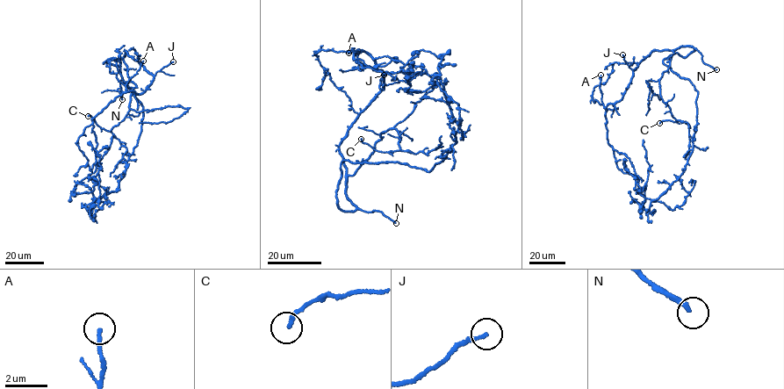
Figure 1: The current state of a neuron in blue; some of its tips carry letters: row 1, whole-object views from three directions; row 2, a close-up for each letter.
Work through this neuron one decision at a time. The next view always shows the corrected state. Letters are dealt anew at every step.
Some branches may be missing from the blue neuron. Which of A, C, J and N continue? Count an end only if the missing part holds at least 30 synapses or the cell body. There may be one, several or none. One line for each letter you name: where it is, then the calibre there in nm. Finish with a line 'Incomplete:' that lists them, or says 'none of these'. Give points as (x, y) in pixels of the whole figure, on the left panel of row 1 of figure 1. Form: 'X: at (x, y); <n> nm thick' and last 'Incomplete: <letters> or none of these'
N: at (122, 99); 220 nm thick
Incomplete: N

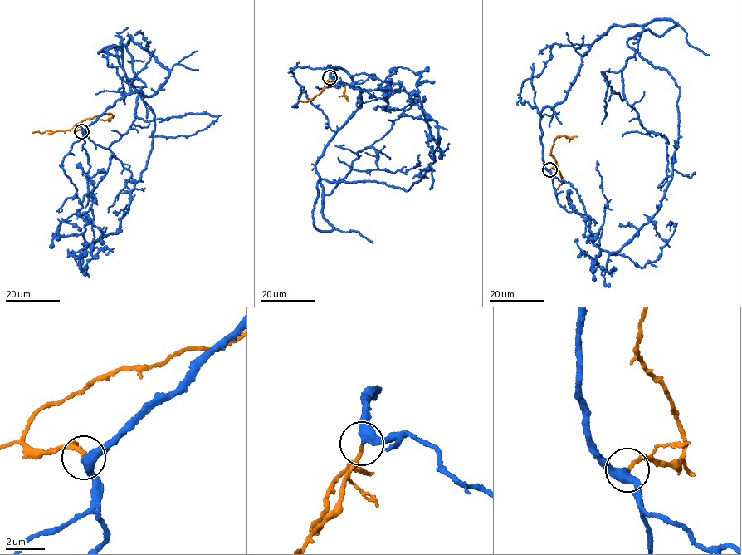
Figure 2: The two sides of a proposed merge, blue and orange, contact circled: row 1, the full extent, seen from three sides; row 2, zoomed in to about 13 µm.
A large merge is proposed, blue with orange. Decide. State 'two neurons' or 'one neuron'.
one neuron

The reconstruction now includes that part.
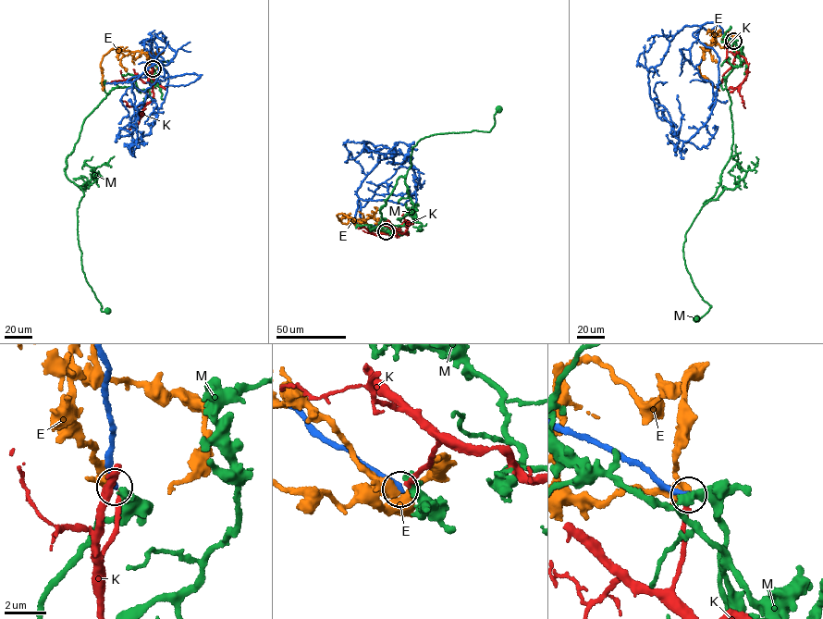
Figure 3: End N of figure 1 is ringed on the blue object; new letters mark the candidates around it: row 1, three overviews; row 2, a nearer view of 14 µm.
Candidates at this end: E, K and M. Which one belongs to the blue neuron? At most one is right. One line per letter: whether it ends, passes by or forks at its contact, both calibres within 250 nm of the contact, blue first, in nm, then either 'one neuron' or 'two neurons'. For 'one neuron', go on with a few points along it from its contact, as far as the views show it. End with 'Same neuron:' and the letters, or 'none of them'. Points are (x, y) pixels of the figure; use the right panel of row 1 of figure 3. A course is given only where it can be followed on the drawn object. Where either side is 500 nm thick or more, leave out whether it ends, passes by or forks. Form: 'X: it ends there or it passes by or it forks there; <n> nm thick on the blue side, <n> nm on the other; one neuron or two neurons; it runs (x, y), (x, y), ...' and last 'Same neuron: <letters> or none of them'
E: 360 nm thick on the blue side, 700 nm on the other; two neurons
K: it ends there; 260 nm thick on the blue side, 240 nm on the other; two neurons
M: it ends there; 280 nm thick on the blue side, 460 nm on the other; two neurons
Same neuron: none of them

